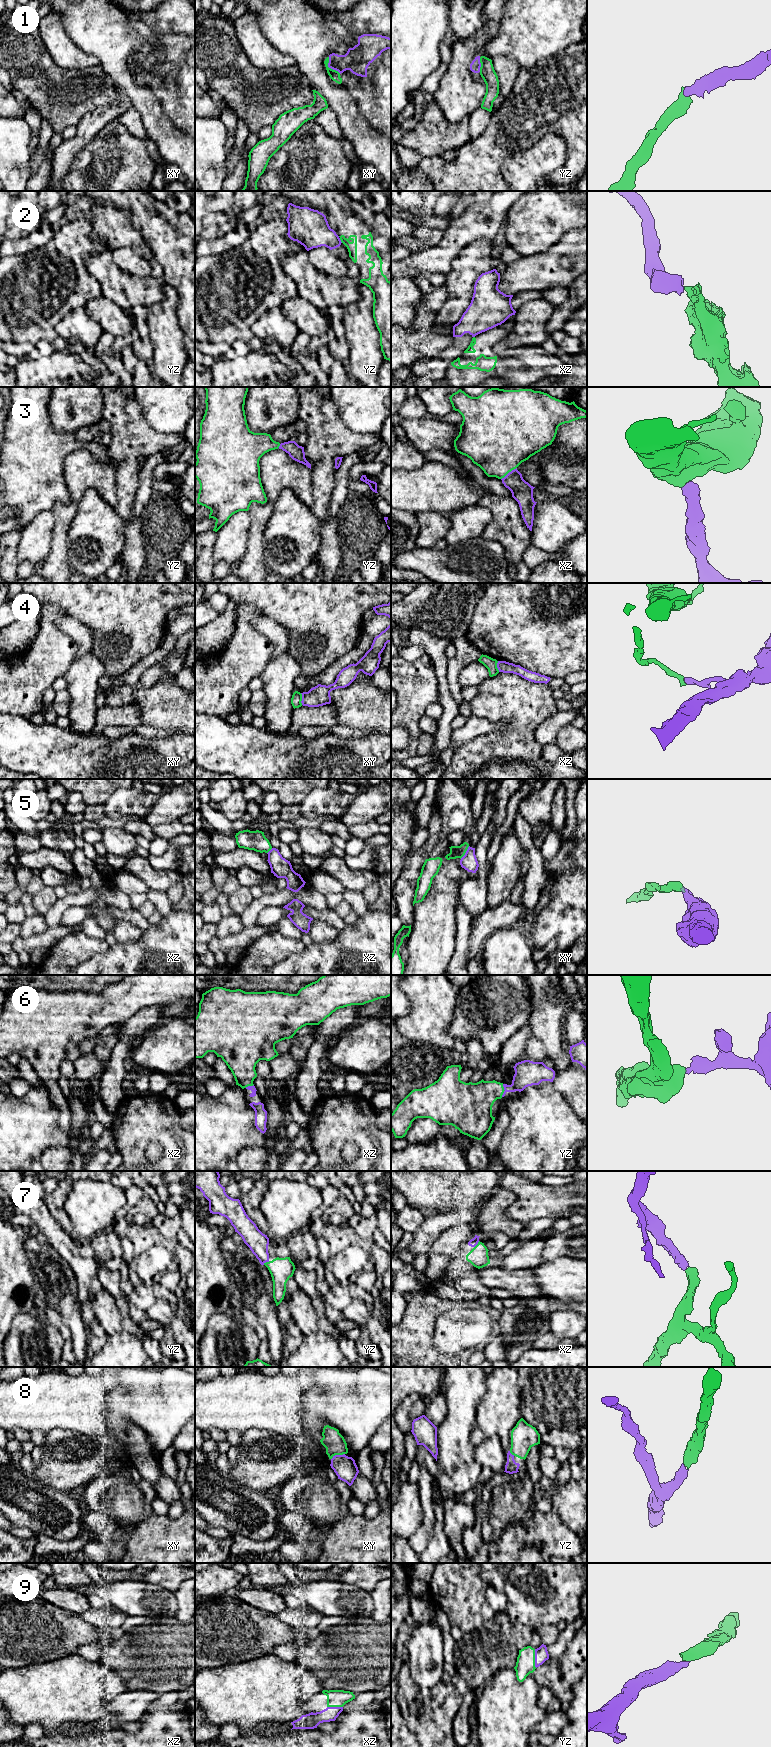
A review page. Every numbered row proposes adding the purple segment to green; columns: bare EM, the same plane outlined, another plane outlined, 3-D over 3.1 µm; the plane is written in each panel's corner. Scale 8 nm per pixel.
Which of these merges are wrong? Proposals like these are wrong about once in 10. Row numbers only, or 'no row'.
2, 4, 5

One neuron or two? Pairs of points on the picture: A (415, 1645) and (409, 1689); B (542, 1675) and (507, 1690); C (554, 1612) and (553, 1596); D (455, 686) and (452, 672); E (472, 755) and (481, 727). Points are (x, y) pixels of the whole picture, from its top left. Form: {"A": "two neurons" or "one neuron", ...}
{"A": "two neurons", "B": "two neurons", "C": "one neuron", "D": "one neuron", "E": "two neurons"}

